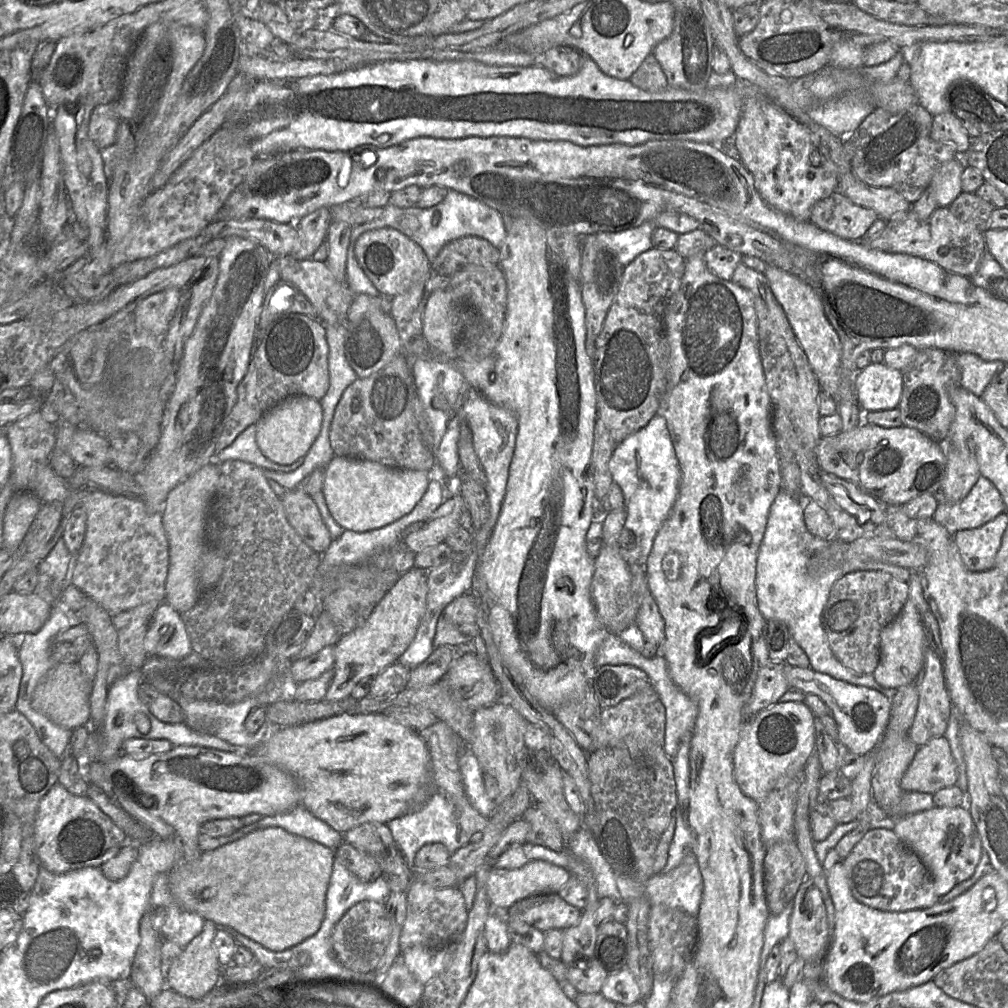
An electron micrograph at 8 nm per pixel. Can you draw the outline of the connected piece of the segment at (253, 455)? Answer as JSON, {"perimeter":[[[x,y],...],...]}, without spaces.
{"perimeter":[[[255,424],[248,426],[237,436],[231,445],[218,454],[218,461],[243,460],[262,469],[278,472],[292,472],[303,464],[305,457],[300,458],[290,465],[280,465],[272,462],[263,454],[257,444],[256,429],[257,426]]]}

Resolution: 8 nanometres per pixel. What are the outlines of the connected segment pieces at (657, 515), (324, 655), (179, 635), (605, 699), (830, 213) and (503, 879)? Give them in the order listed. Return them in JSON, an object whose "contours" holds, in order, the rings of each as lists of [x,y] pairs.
{"contours":[[[[655,415],[645,427],[617,444],[609,461],[609,469],[625,498],[627,517],[624,527],[632,531],[636,539],[634,548],[620,547],[620,554],[628,564],[646,565],[655,536],[669,516],[679,492],[680,471],[665,418]]],[[[328,645],[304,659],[293,660],[289,673],[296,684],[316,679],[334,665],[335,645]]],[[[166,601],[155,610],[144,638],[147,656],[181,660],[192,653],[181,614]]],[[[606,664],[596,669],[593,679],[595,696],[602,709],[651,686],[648,675],[630,664]]],[[[835,191],[813,206],[809,221],[843,239],[861,241],[878,218],[874,210],[859,206]]],[[[531,860],[517,869],[491,868],[487,877],[487,895],[496,909],[509,909],[514,903],[527,897],[558,893],[570,877],[568,870],[543,860]]]]}

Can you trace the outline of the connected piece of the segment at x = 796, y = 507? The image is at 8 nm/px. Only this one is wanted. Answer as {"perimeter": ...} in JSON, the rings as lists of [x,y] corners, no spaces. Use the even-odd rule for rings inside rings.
{"perimeter":[[[781,489],[771,505],[766,531],[758,552],[756,590],[760,613],[765,620],[780,620],[788,626],[791,637],[806,653],[811,669],[856,686],[876,690],[891,701],[897,689],[880,686],[873,675],[852,672],[836,658],[822,626],[822,613],[833,585],[848,573],[876,570],[908,582],[912,571],[867,559],[848,558],[843,559],[840,564],[825,573],[815,573],[811,566],[811,559],[816,557],[830,541],[832,540],[814,536],[807,529],[804,522],[804,499]]]}

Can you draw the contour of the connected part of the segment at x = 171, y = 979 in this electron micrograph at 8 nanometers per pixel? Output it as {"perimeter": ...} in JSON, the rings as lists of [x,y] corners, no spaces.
{"perimeter":[[[211,920],[204,921],[202,932],[168,965],[167,987],[186,998],[197,999],[207,995],[221,981],[223,967],[219,964],[214,946],[217,929],[218,926]]]}

